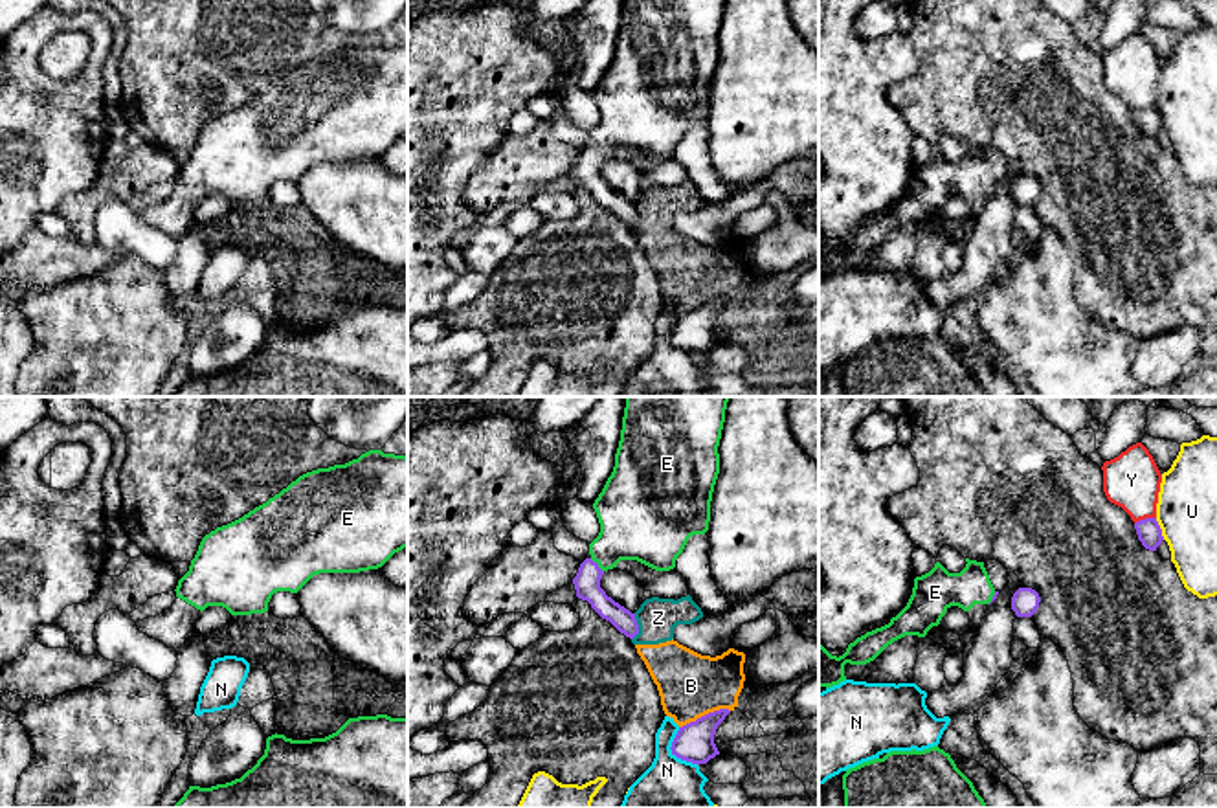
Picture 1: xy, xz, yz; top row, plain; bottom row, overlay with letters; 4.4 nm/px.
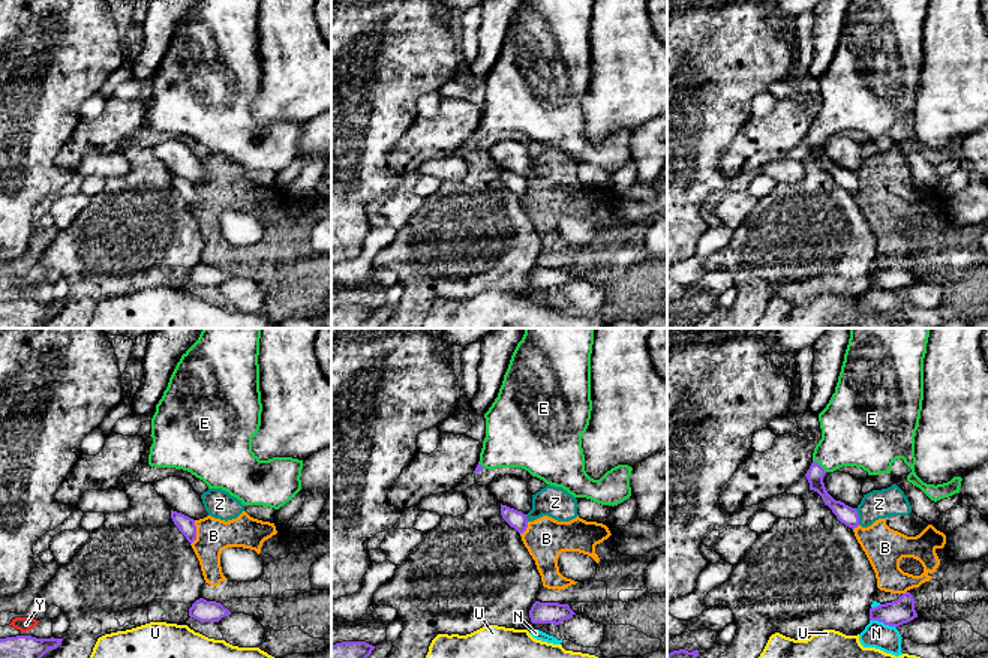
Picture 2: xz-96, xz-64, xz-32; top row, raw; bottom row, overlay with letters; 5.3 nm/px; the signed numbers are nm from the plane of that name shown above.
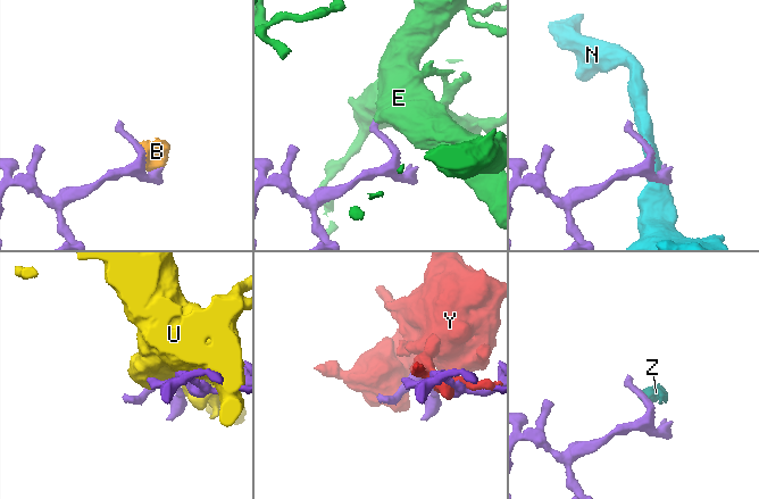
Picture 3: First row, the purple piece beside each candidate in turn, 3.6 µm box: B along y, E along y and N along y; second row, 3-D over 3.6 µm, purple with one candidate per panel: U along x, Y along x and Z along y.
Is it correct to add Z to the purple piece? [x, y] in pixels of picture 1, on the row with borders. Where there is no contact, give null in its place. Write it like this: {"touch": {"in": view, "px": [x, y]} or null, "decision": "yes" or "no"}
{"touch": {"in": "xz", "px": [637, 627]}, "decision": "no"}

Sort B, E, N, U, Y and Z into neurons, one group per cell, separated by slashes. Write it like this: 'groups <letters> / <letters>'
groups B Z / E / N / U / Y

